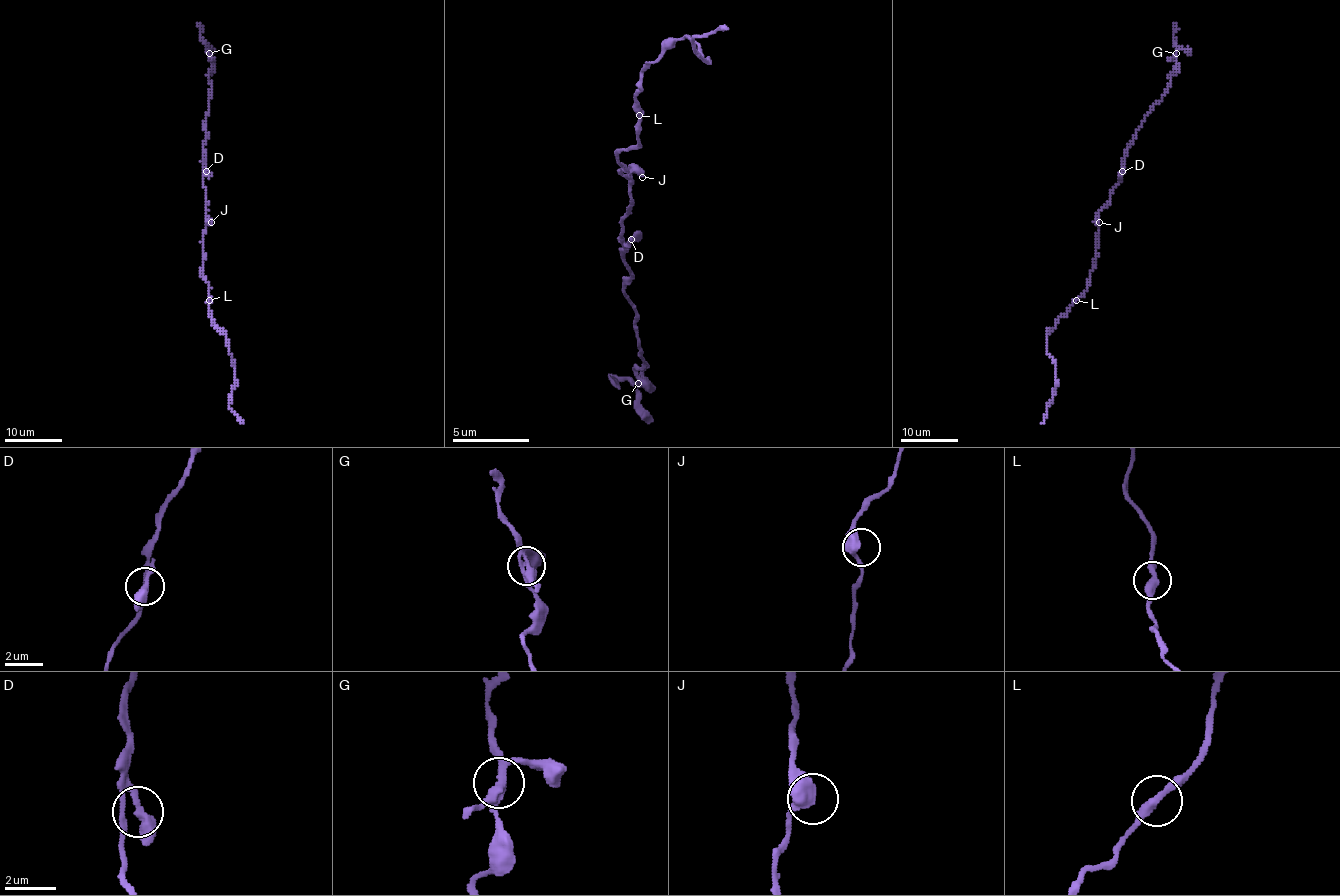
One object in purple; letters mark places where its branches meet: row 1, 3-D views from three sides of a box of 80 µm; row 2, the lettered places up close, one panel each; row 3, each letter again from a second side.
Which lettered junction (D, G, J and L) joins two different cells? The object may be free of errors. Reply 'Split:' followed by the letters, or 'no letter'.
Split: G

